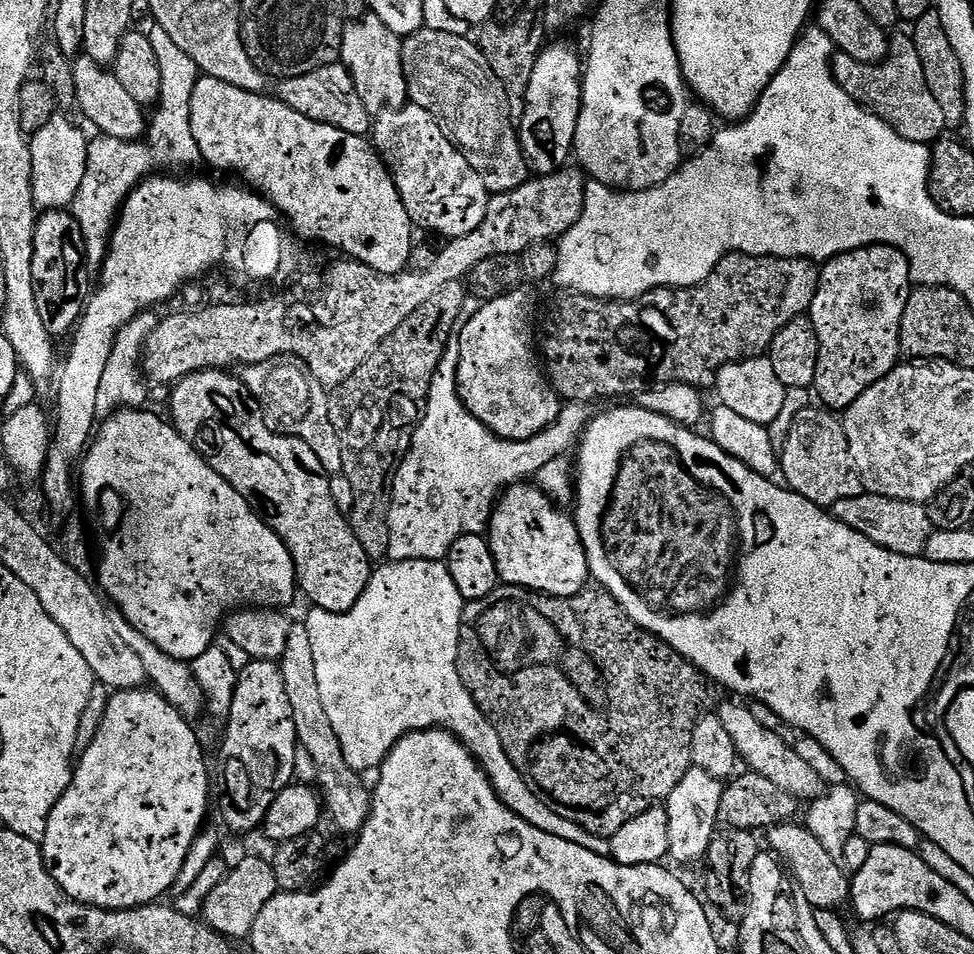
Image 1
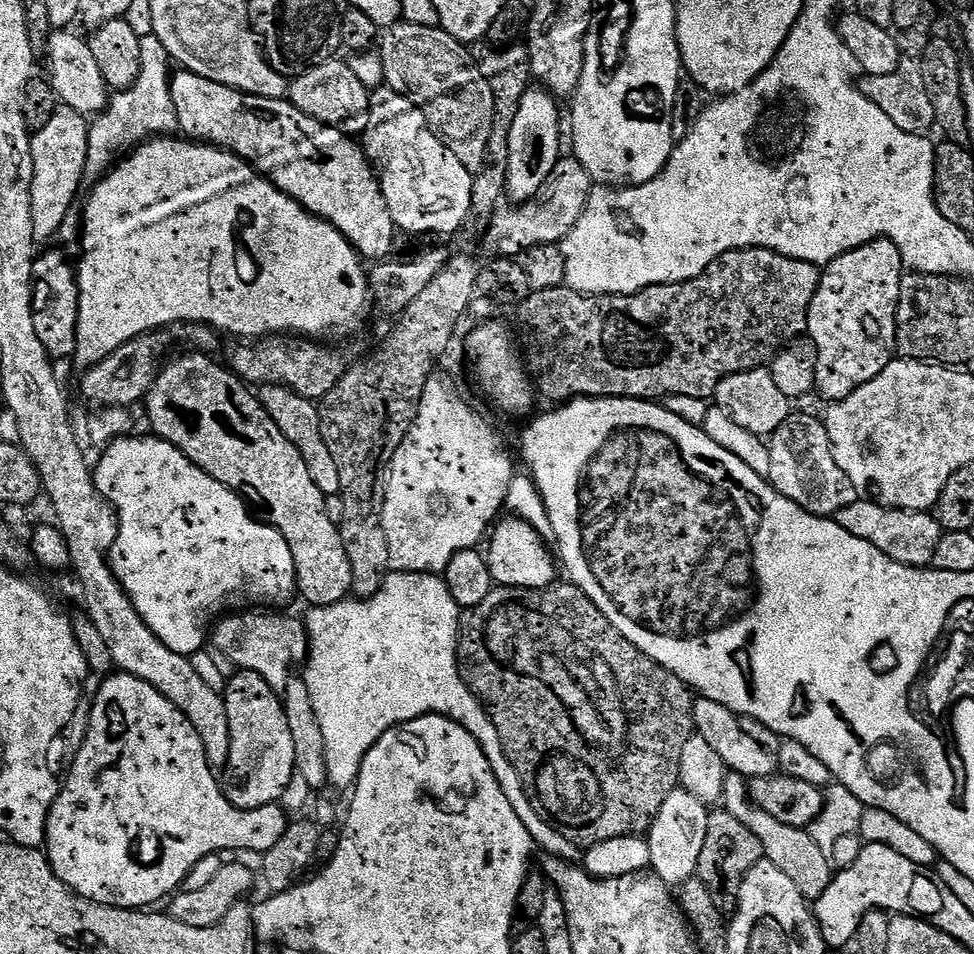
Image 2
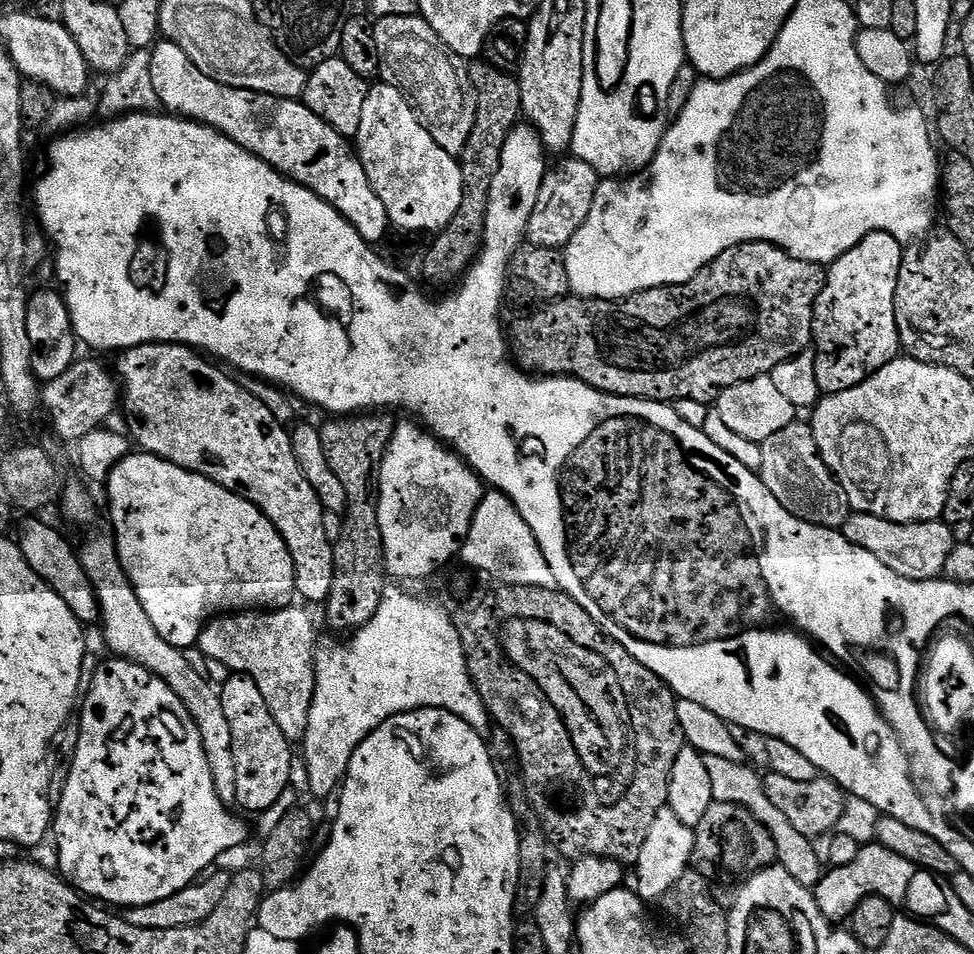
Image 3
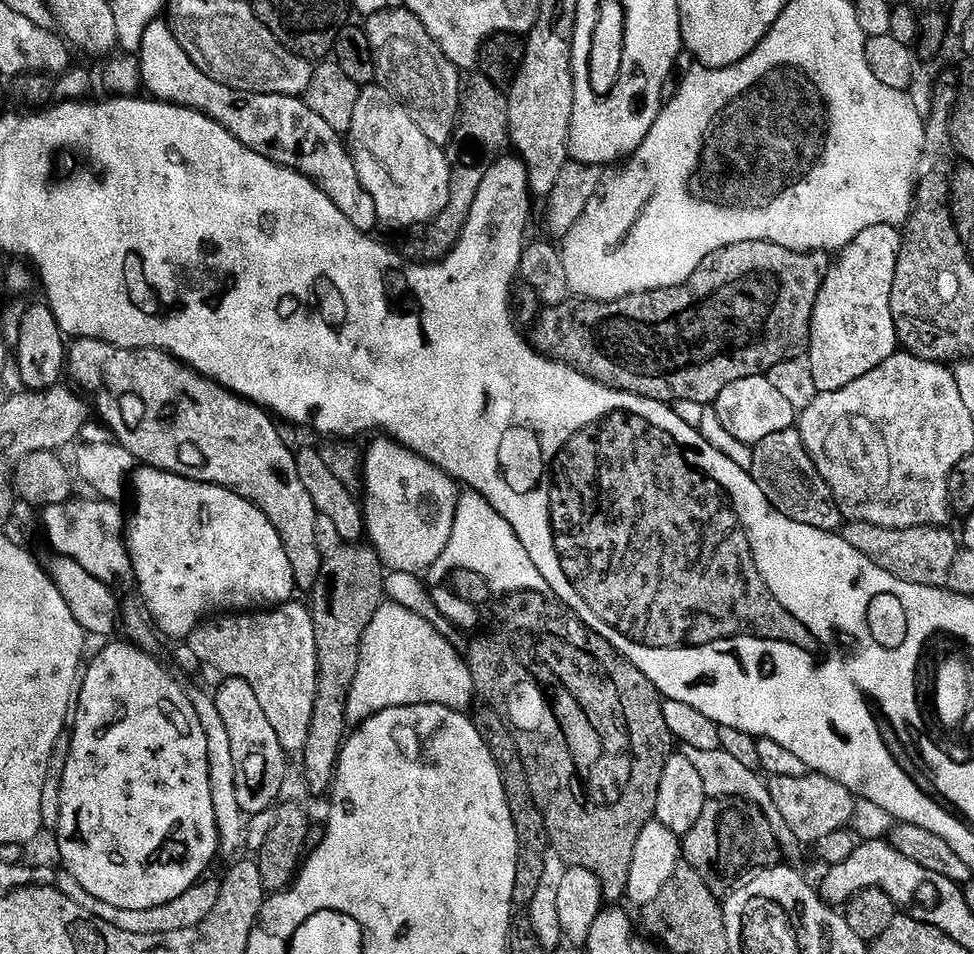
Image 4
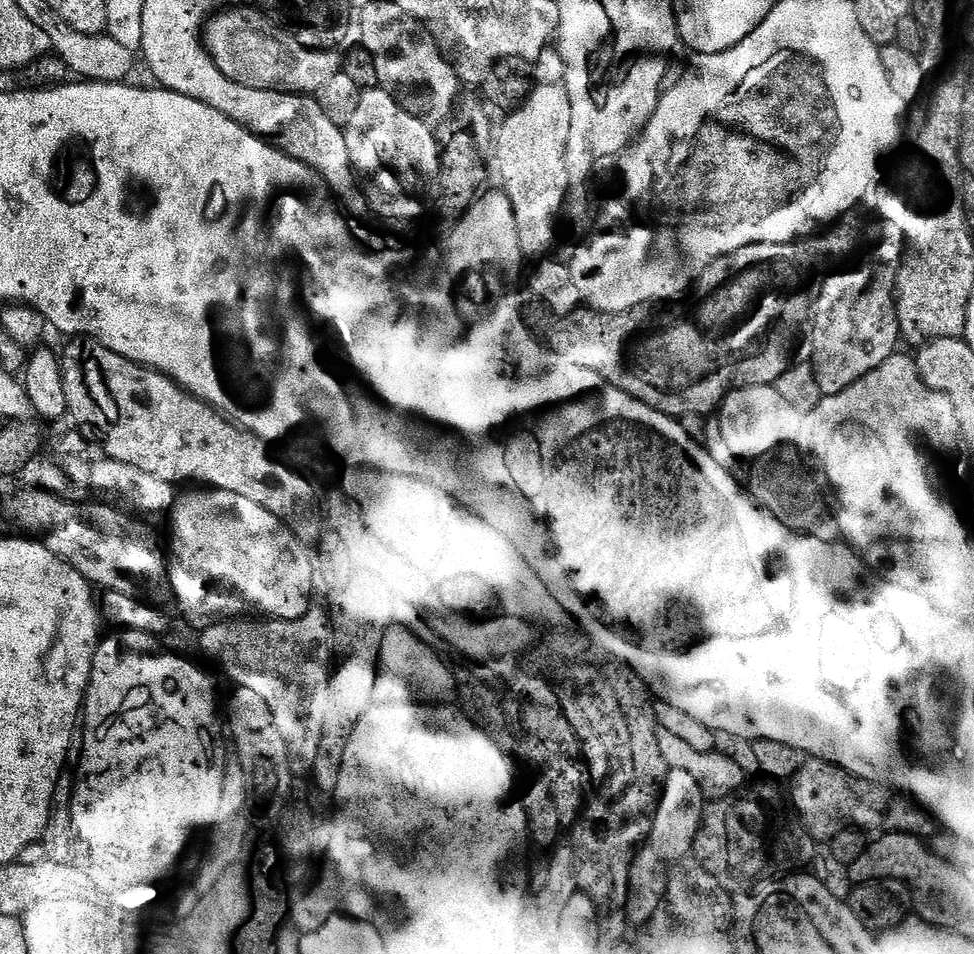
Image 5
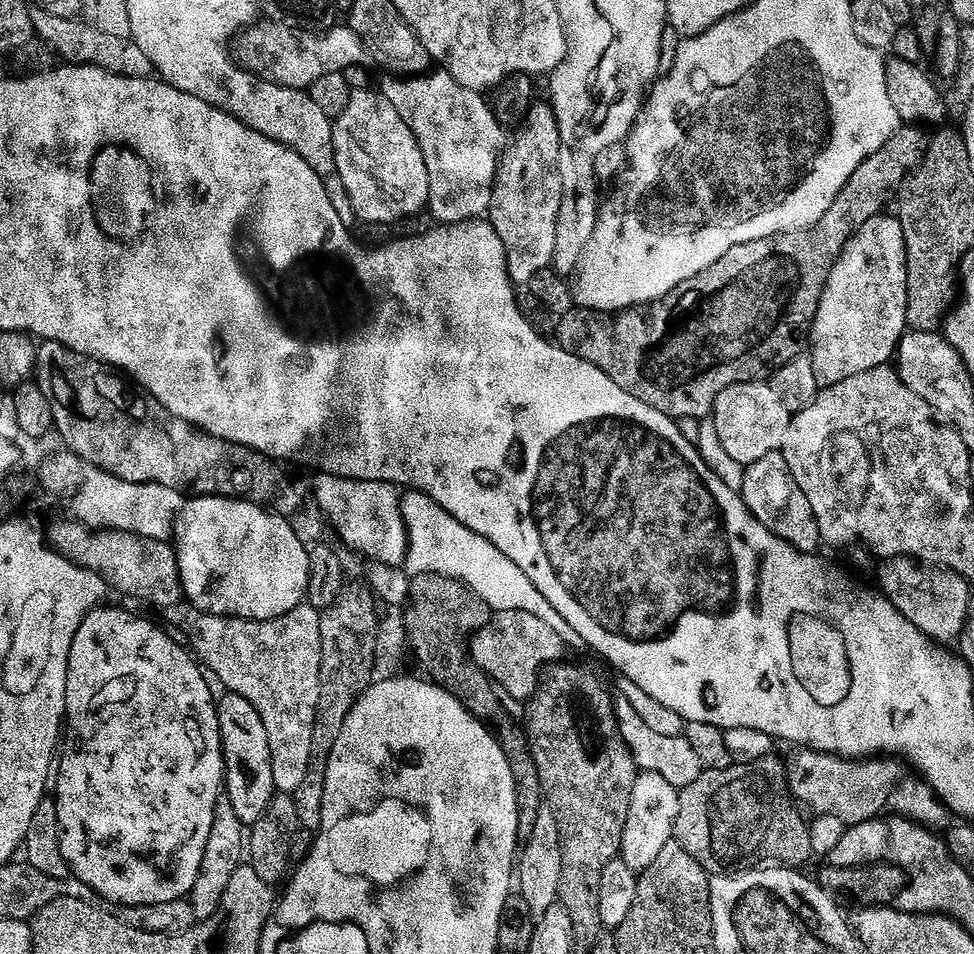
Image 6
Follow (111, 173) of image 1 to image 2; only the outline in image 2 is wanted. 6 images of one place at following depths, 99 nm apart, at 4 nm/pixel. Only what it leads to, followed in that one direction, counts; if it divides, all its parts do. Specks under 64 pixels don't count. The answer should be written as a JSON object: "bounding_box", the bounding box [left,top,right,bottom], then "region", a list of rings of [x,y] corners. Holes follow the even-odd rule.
{"bounding_box":[85,35,179,181],"region":[[[154,35],[140,37],[140,45],[142,54],[138,78],[131,88],[117,91],[109,99],[107,108],[89,123],[85,181],[99,180],[121,159],[122,154],[131,152],[145,140],[172,136],[179,129],[178,114],[172,101],[173,61],[166,46],[162,46]]]}

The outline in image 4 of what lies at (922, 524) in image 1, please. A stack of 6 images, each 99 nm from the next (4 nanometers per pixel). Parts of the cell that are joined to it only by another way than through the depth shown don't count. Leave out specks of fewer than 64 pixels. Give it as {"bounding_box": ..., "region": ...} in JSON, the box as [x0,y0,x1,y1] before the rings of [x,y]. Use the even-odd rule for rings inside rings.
{"bounding_box":[842,522,958,588],"region":[[[848,522],[843,525],[842,535],[846,542],[850,542],[850,546],[854,546],[854,550],[858,550],[858,554],[864,554],[882,570],[911,584],[938,588],[947,585],[950,565],[954,563],[958,551],[957,533],[948,530],[944,526],[894,530],[864,522]]]}

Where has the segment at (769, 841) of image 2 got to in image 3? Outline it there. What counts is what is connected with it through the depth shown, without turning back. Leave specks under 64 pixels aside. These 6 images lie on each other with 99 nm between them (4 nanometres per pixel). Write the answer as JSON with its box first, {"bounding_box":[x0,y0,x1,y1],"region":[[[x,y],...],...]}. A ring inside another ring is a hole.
{"bounding_box":[704,755,826,889],"region":[[[714,755],[704,757],[704,761],[706,762],[706,770],[709,771],[710,775],[713,801],[743,805],[774,838],[779,867],[784,868],[786,874],[790,874],[802,886],[815,889],[820,882],[820,877],[826,871],[825,865],[816,853],[816,845],[809,837],[798,834],[798,830],[794,830],[794,825],[770,803],[770,797],[767,796],[764,789],[761,773],[758,774],[754,769],[747,768],[747,763],[718,758]]]}

